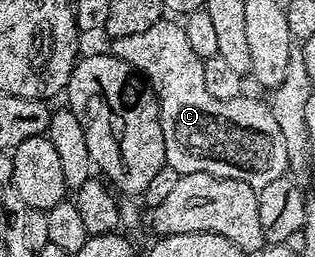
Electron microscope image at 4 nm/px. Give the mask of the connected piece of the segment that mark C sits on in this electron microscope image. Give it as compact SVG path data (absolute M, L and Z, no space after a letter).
M168 20L151 24L147 32L135 32L135 36L123 36L112 39L112 53L123 61L131 63L149 83L153 95L159 104L159 116L163 128L163 148L165 149L165 165L180 175L203 172L220 178L243 180L243 184L251 184L260 188L271 184L271 180L286 177L289 170L287 147L283 145L283 132L279 132L279 123L271 113L268 105L257 98L242 96L235 100L215 100L203 88L203 59L195 56L185 35L184 25Z

